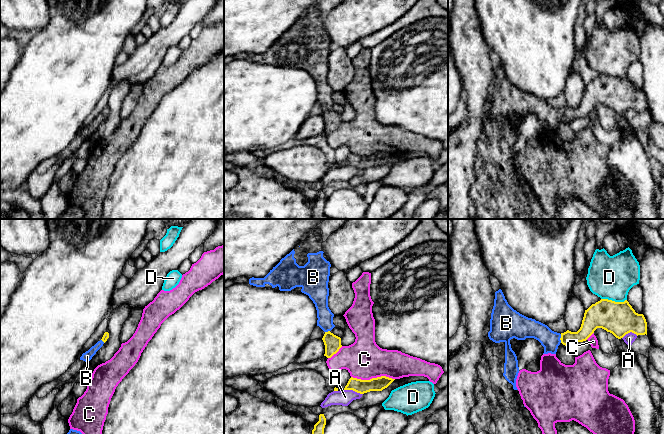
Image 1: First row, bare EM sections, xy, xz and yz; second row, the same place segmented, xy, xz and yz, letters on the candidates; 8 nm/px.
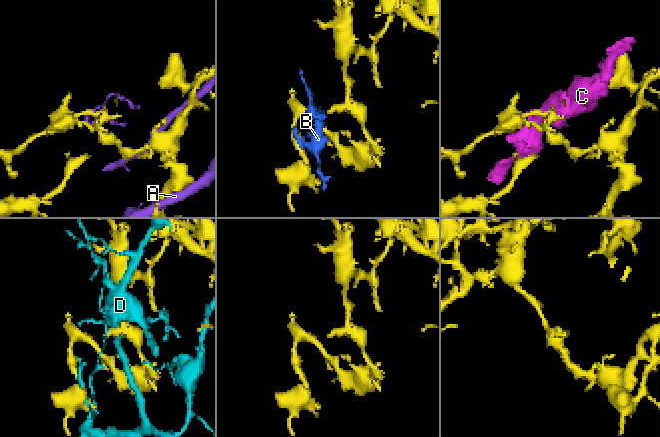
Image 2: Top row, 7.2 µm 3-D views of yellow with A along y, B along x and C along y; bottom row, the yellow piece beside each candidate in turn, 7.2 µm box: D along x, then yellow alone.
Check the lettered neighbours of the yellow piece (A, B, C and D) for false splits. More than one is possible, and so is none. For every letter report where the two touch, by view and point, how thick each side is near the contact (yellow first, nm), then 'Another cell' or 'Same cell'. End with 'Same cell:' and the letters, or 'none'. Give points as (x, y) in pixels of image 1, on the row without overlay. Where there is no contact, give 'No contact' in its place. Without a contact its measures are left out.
A: Touches yellow at xz (353, 166). Thickness 110 nm (yellow) against 120 nm. Another cell
B: Touches yellow at yz (560, 114). Thickness 120 nm (yellow) against 160 nm. Same cell
C: Touches yellow at xz (373, 154). Thickness 110 nm (yellow) against 320 nm. Another cell
D: Touches yellow at yz (614, 77). Thickness 280 nm (yellow) against 360 nm. Another cell
Same cell: B

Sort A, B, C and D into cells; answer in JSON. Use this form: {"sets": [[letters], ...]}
{"sets": [["A"], ["B"], ["C"], ["D"]]}

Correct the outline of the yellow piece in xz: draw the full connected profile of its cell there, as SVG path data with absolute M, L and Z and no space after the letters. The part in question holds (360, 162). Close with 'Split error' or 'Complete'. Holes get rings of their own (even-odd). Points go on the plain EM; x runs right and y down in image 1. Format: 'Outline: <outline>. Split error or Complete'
Outline: M381 152L370 156L361 156L351 153L344 166L353 166L357 169L364 170L370 167L382 167L387 164L395 155Z. Complete

